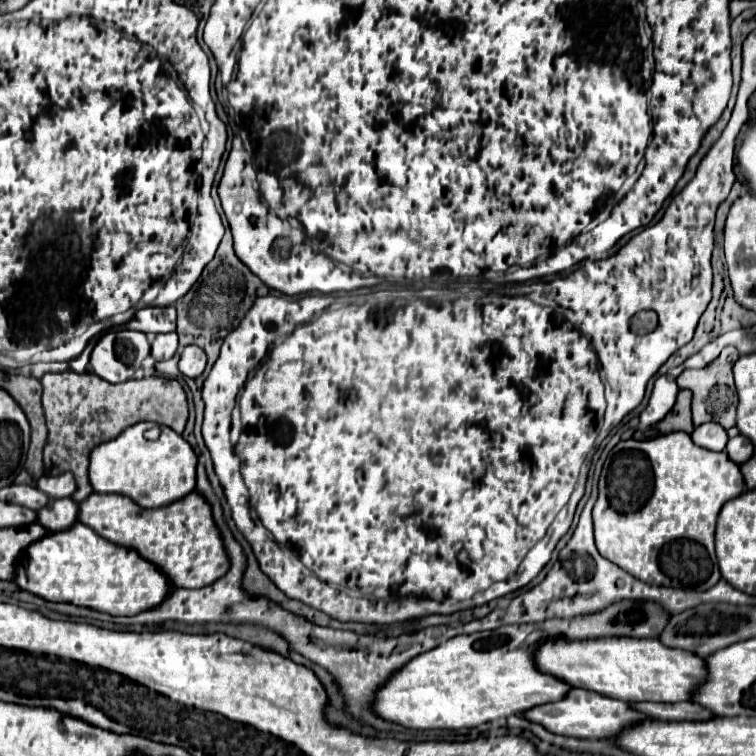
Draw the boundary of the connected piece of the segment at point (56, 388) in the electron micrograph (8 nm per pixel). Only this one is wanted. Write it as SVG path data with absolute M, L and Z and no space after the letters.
M72 370L42 376L42 406L48 424L48 442L44 446L46 474L60 476L72 472L78 484L72 500L84 502L94 490L88 480L90 452L102 442L116 438L128 426L150 420L182 434L188 420L188 398L182 384L174 378L146 376L132 378L122 384L110 384L94 372L76 374Z

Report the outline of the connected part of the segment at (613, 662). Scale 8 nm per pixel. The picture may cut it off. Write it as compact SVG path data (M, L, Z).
M550 638L534 650L540 672L556 676L572 688L584 688L624 702L682 702L704 676L704 660L692 652L664 648L656 638Z

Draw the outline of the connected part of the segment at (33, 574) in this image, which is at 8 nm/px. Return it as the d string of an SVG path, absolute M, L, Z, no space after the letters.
M76 522L72 528L62 530L62 532L48 532L42 540L34 542L32 548L28 548L18 562L16 584L22 590L42 596L46 600L88 606L88 608L94 608L98 612L106 612L112 616L136 616L140 612L152 610L160 606L160 602L164 602L174 590L174 586L170 584L170 578L158 566L142 558L132 548L124 548L124 546L104 540L102 536L98 536L92 528L88 528L82 522Z

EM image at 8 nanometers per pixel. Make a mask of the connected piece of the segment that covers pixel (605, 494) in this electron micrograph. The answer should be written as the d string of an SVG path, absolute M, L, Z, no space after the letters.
M670 432L652 440L620 440L608 454L602 480L598 486L598 500L594 504L594 538L598 552L640 578L656 586L672 586L682 590L708 590L722 576L714 554L714 526L720 508L740 496L746 484L740 468L726 452L712 452L700 448L684 432Z

